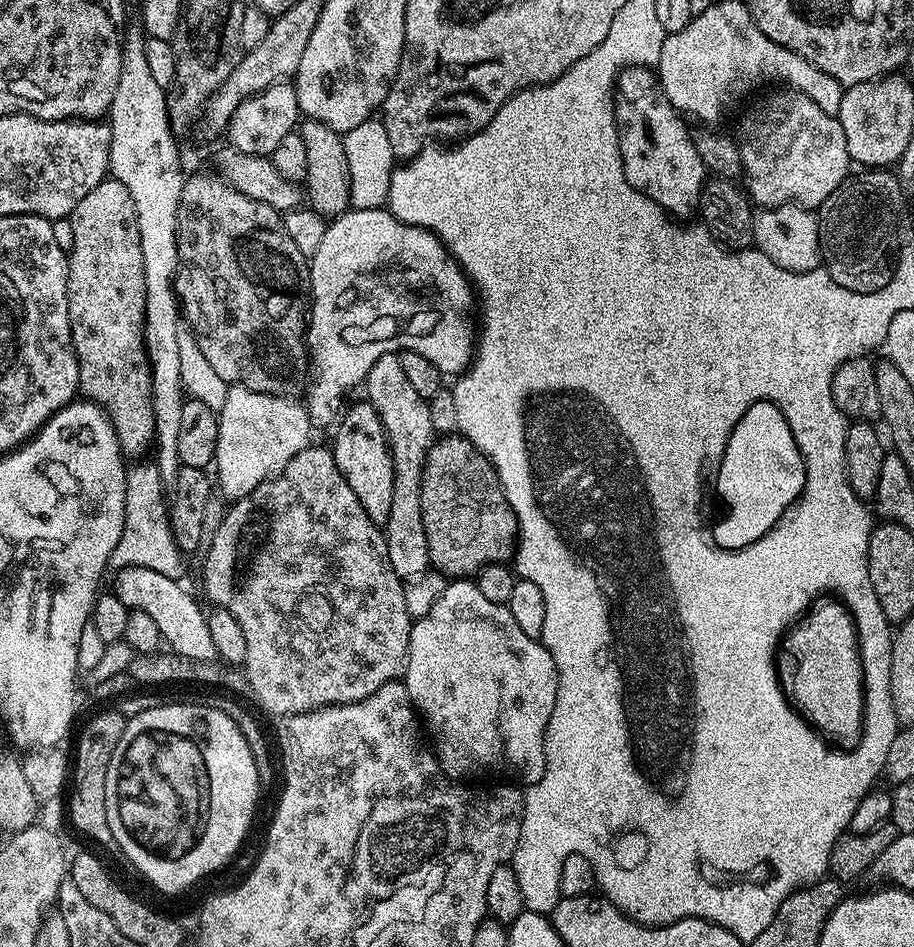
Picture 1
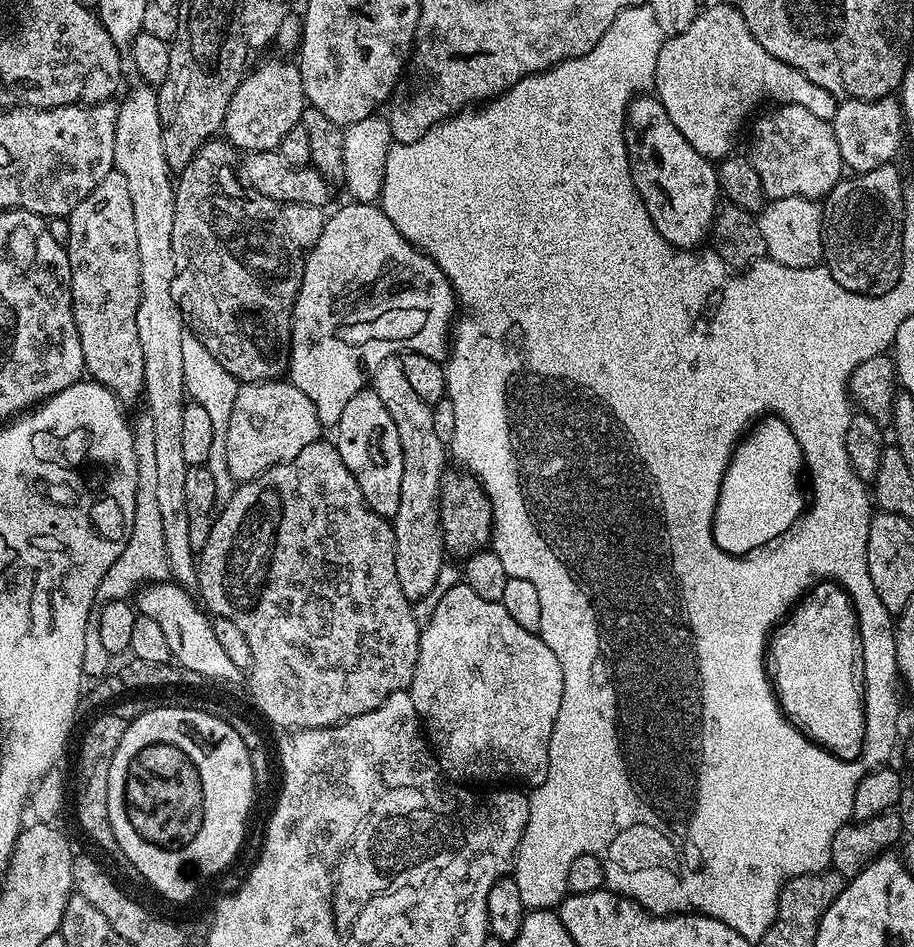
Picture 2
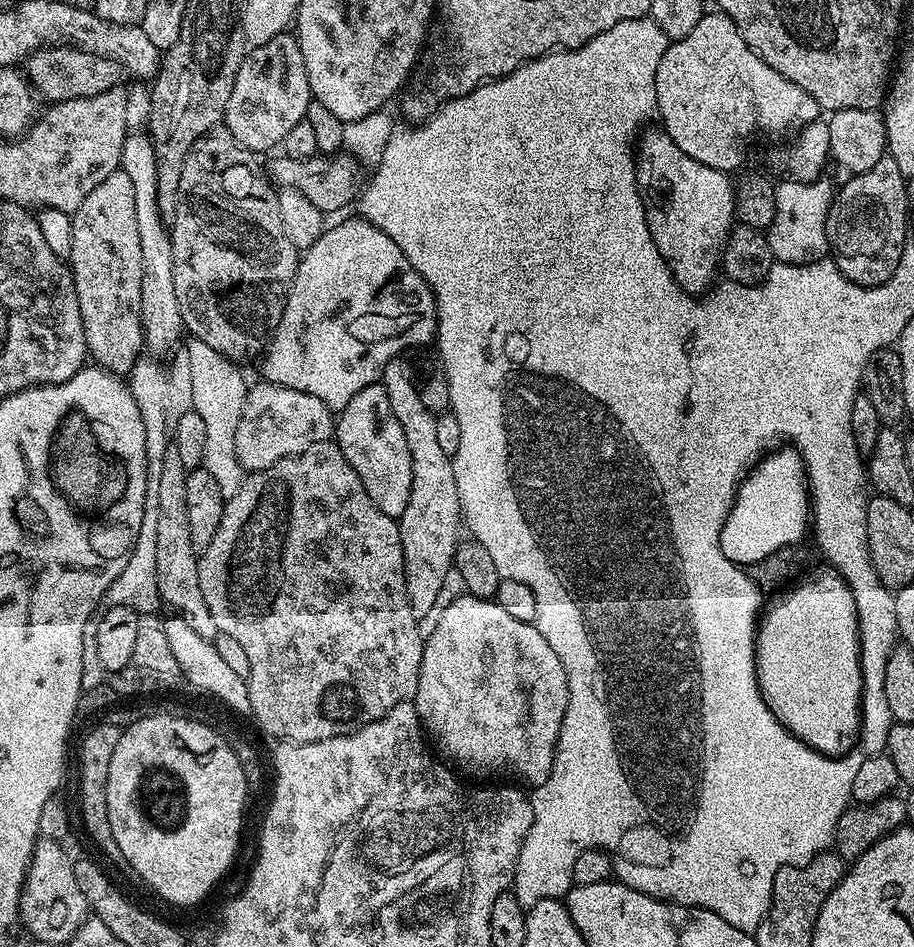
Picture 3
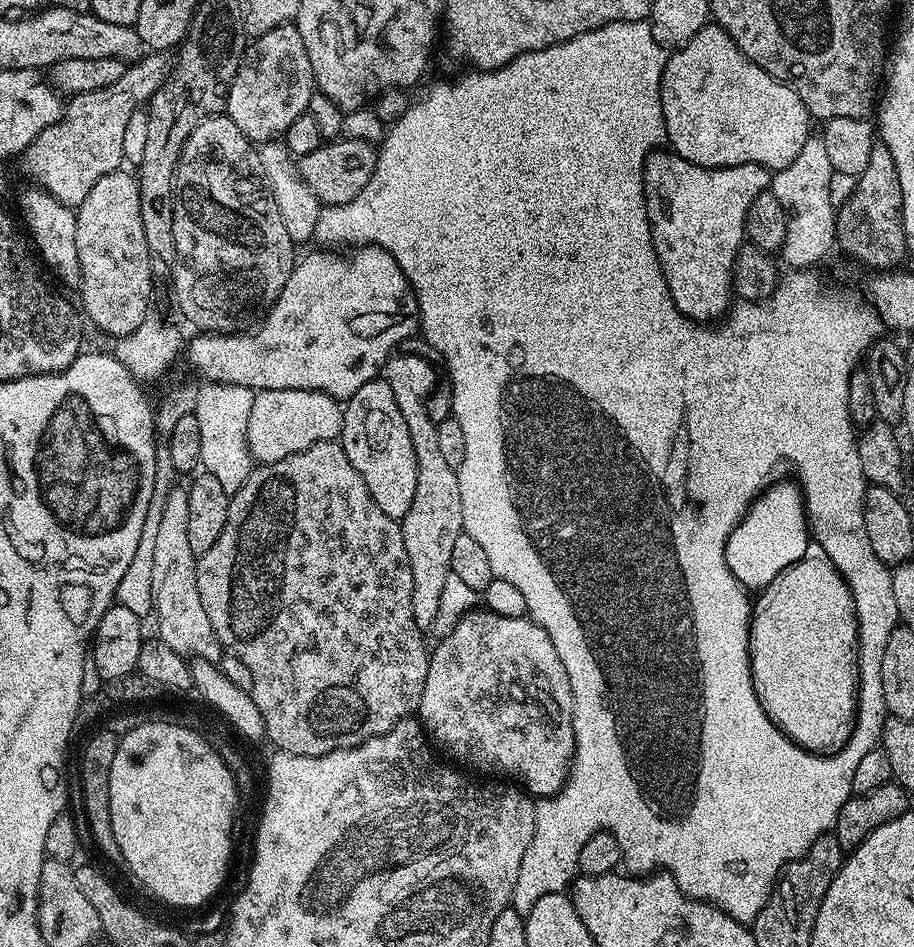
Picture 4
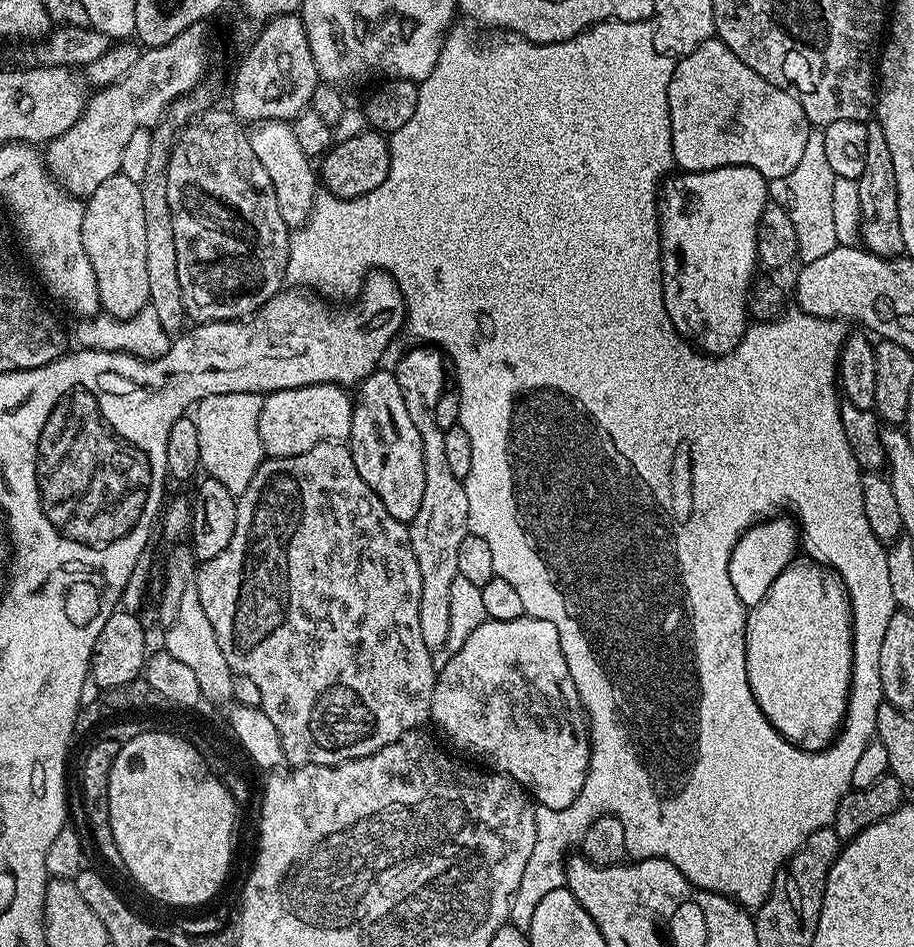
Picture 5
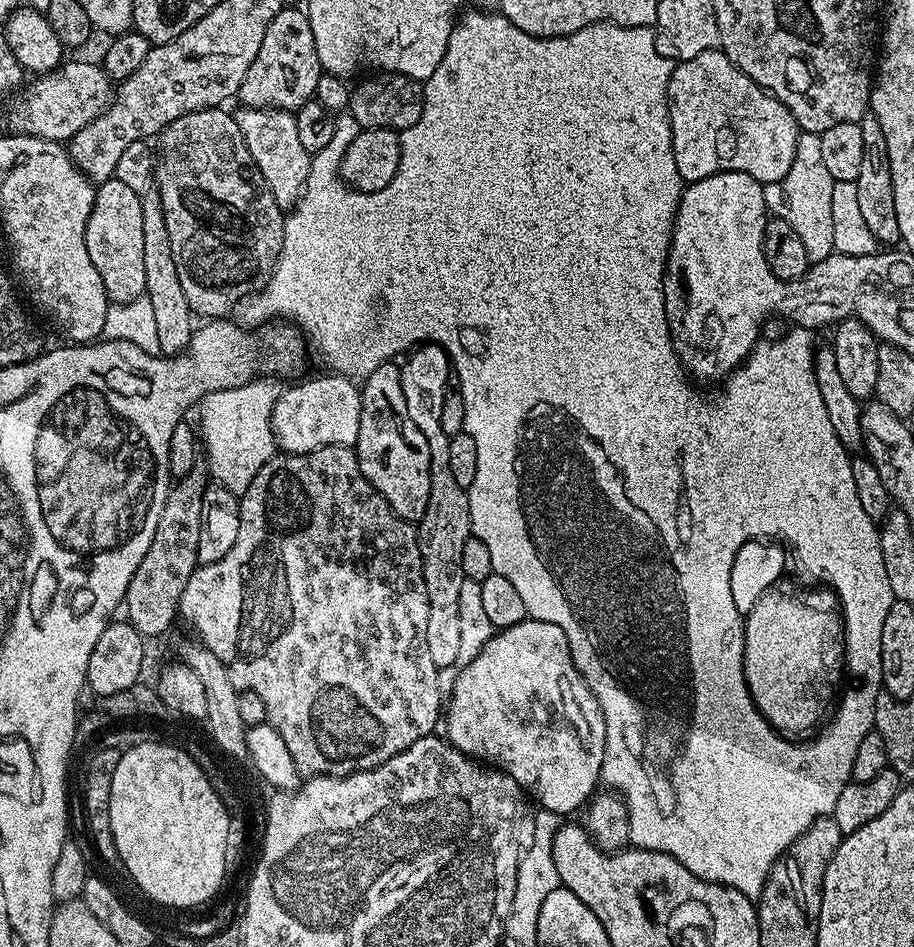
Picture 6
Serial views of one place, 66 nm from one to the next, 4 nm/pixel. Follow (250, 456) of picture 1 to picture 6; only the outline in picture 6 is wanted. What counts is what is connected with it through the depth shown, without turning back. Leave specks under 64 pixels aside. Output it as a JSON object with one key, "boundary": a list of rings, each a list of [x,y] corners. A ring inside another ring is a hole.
{"boundary":[[[339,374],[316,376],[313,380],[304,380],[293,388],[285,387],[281,391],[276,404],[270,410],[272,437],[276,439],[277,449],[284,454],[306,454],[326,446],[342,446],[347,448],[355,445],[358,438],[358,422],[362,418],[362,402],[360,388],[349,377]]]}

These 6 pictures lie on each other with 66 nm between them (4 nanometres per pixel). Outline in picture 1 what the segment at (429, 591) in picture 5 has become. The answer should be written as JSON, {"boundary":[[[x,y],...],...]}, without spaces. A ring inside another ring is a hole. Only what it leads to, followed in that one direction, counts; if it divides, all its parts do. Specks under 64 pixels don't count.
{"boundary":[[[387,352],[378,358],[378,362],[374,362],[374,366],[370,366],[367,388],[367,403],[372,404],[382,418],[394,462],[394,498],[390,500],[390,518],[386,525],[390,566],[394,566],[394,574],[407,582],[423,576],[430,568],[430,550],[426,544],[426,526],[422,520],[424,463],[434,443],[428,400],[413,389],[406,373],[402,371],[399,355],[394,352]]]}

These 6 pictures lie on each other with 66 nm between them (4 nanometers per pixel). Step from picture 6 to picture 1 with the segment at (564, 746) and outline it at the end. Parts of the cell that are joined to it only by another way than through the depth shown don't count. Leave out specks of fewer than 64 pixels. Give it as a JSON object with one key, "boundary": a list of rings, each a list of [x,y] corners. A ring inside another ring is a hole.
{"boundary":[[[453,579],[442,590],[442,598],[430,606],[430,614],[415,617],[402,683],[412,699],[412,707],[432,727],[430,744],[446,775],[464,778],[468,771],[476,772],[479,768],[500,772],[505,764],[521,785],[540,781],[546,770],[544,731],[550,714],[554,714],[560,679],[554,658],[550,658],[540,640],[530,638],[518,627],[508,605],[489,602],[471,579]]]}

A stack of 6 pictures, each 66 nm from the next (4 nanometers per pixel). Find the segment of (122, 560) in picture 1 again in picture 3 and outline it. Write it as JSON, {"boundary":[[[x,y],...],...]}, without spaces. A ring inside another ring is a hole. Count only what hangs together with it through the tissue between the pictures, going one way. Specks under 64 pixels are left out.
{"boundary":[[[184,348],[177,349],[168,368],[158,364],[150,356],[136,361],[128,376],[131,396],[142,414],[142,424],[146,427],[146,454],[148,464],[146,501],[143,503],[142,523],[138,530],[138,538],[132,547],[122,573],[107,587],[103,598],[105,607],[126,606],[141,616],[147,616],[162,601],[157,590],[157,538],[159,517],[159,477],[162,474],[162,460],[171,445],[172,429],[176,427],[178,418],[192,409],[191,365],[188,352]]]}

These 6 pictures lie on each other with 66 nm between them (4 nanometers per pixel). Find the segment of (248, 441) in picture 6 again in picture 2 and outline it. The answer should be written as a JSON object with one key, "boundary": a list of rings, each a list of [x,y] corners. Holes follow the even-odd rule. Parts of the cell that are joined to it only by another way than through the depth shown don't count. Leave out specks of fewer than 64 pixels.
{"boundary":[[[187,328],[181,337],[182,372],[185,393],[195,404],[200,404],[206,409],[210,423],[214,426],[214,444],[210,446],[210,458],[207,468],[210,470],[210,478],[216,476],[216,499],[223,502],[234,495],[238,487],[238,481],[230,474],[230,468],[226,466],[226,426],[230,422],[230,410],[234,410],[234,398],[238,398],[238,390],[241,383],[225,370],[216,358],[202,345],[197,336]]]}

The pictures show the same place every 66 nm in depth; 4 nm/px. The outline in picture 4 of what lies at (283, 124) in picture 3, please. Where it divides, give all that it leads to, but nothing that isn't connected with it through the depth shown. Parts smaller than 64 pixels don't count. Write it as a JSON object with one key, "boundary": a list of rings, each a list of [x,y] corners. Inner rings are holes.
{"boundary":[[[295,23],[274,26],[274,30],[266,30],[266,34],[255,37],[245,47],[230,86],[226,114],[248,140],[272,142],[283,137],[294,118],[308,111],[315,88],[310,54],[306,54],[306,45]]]}

